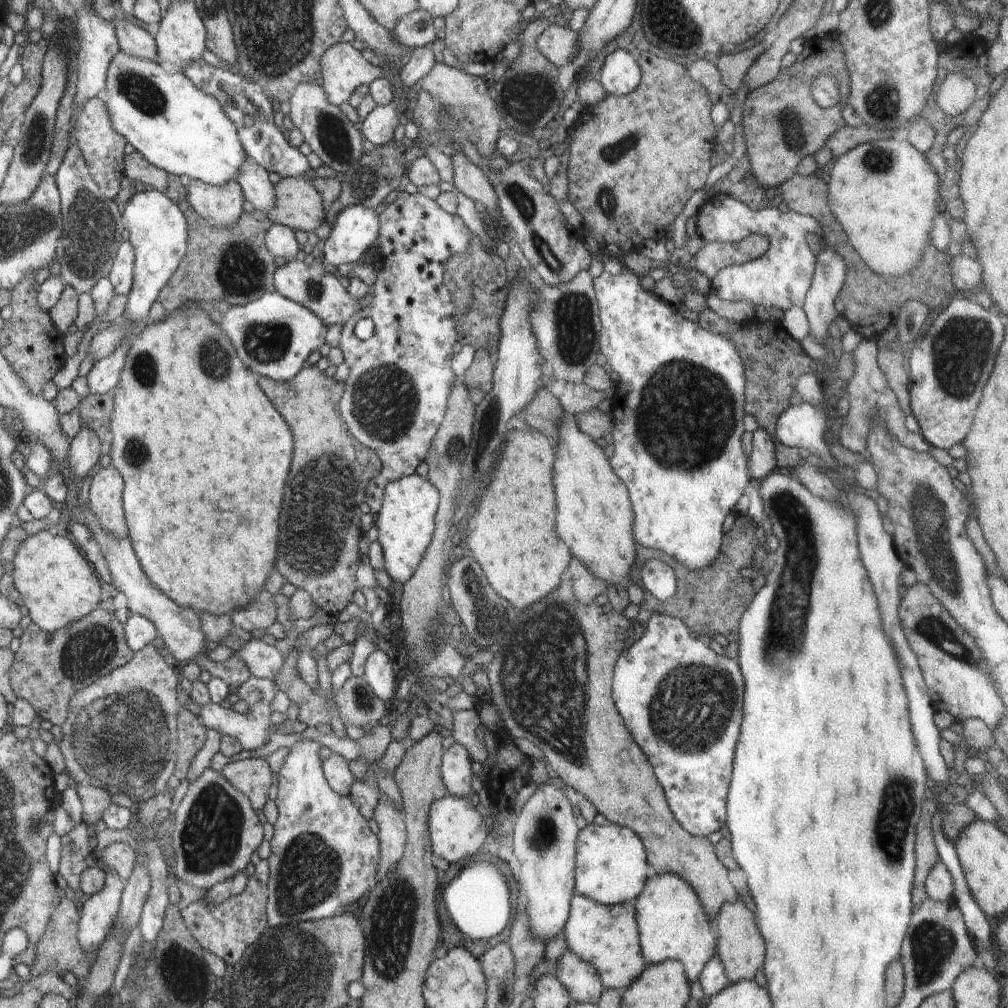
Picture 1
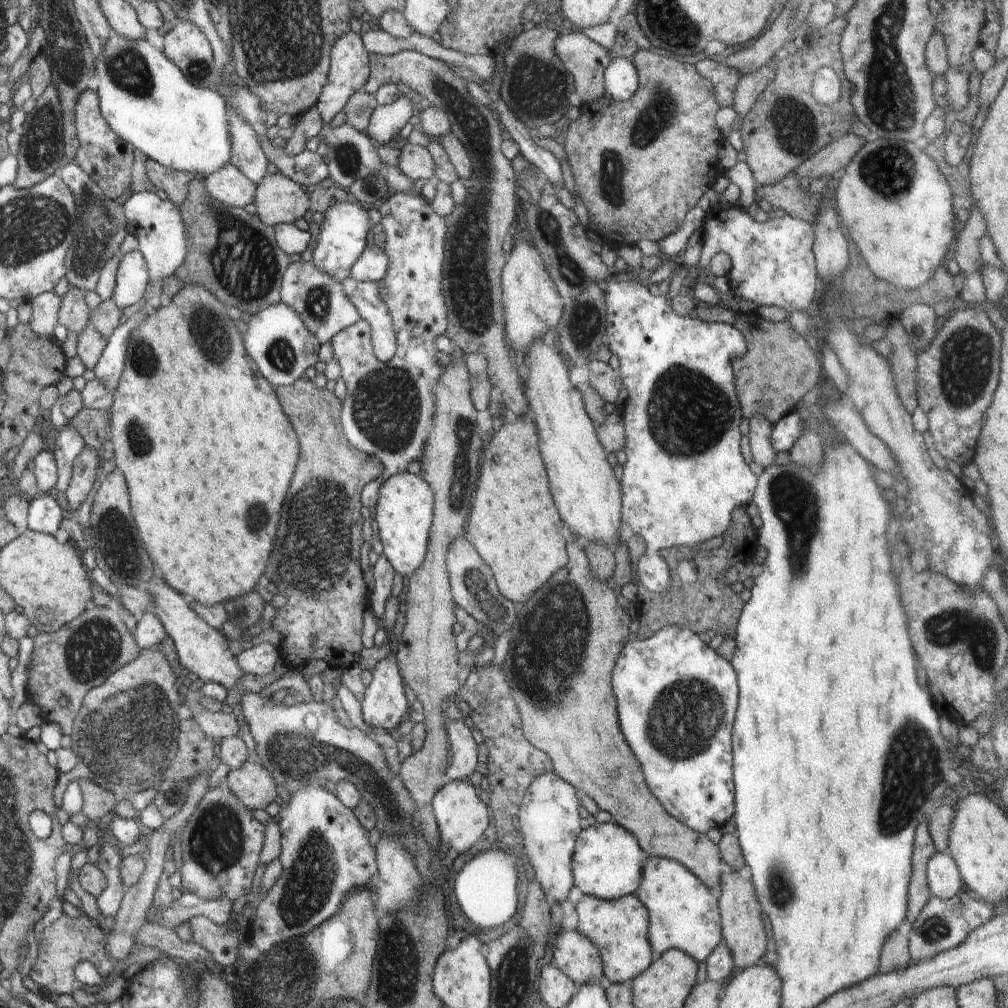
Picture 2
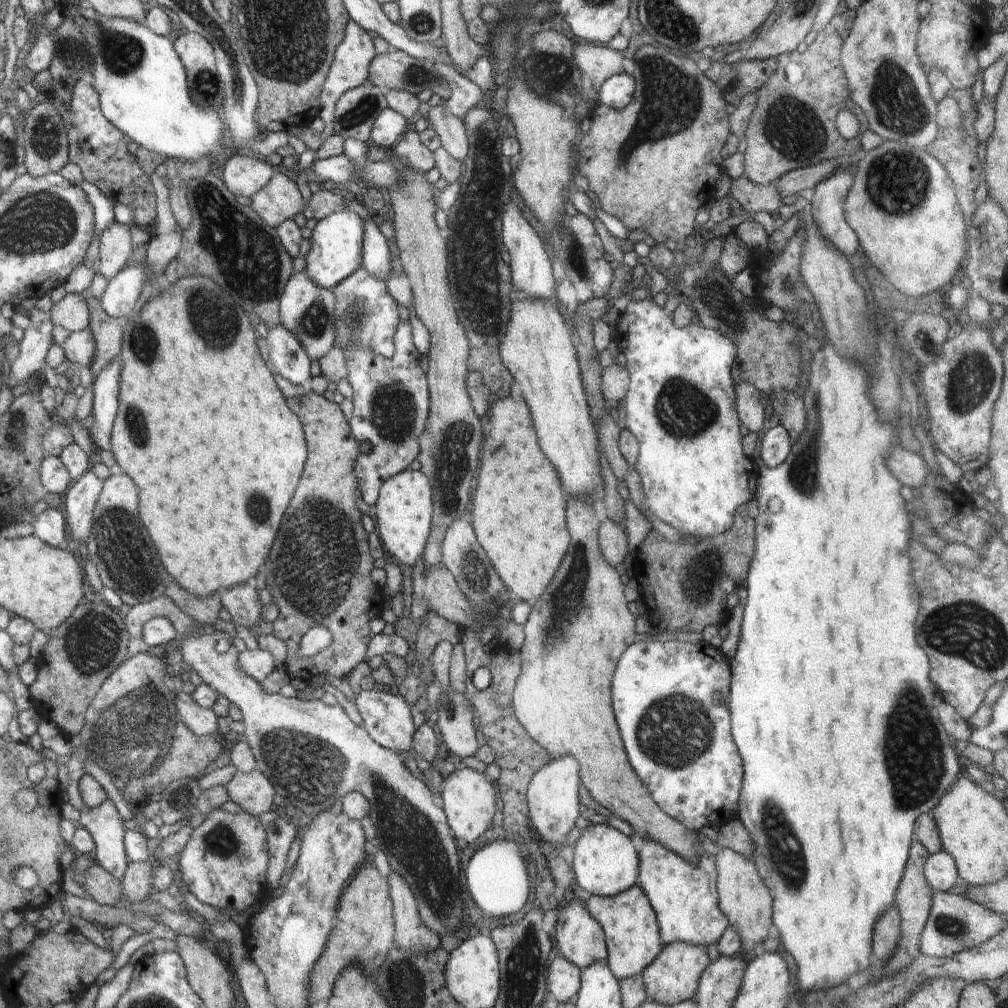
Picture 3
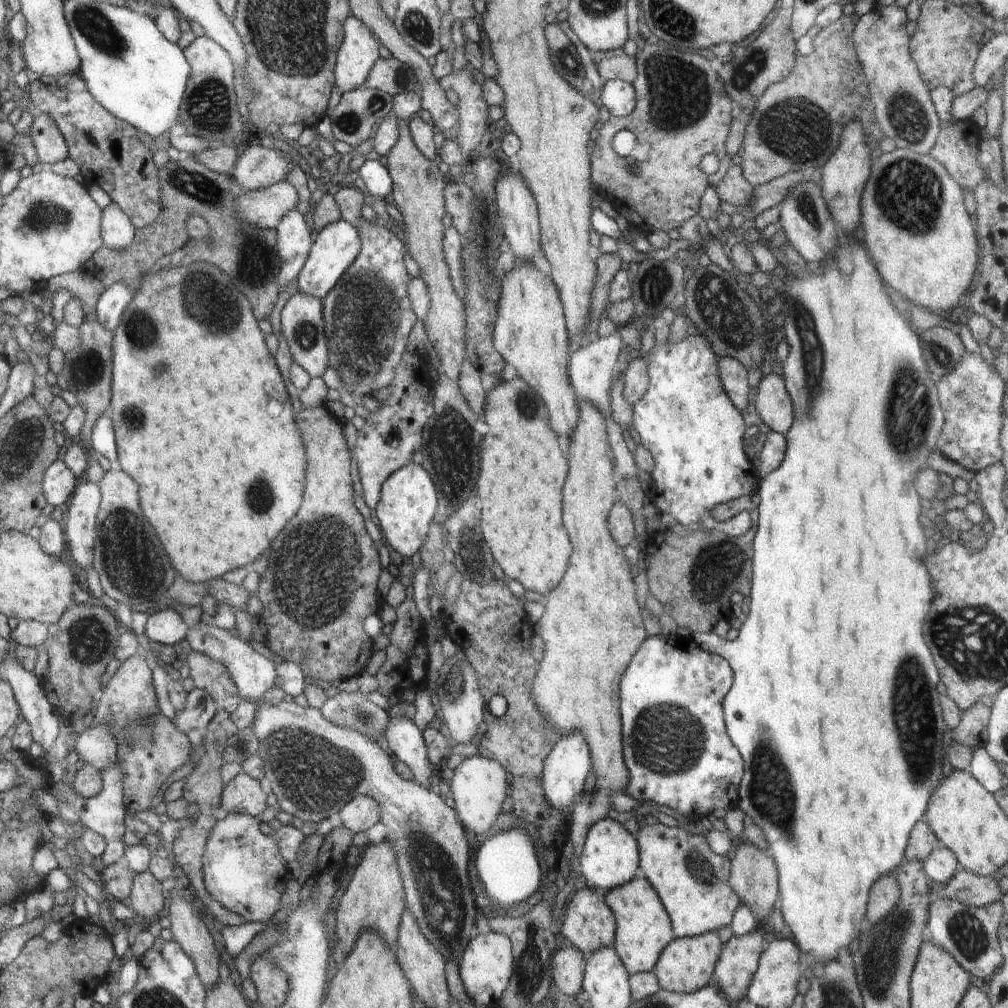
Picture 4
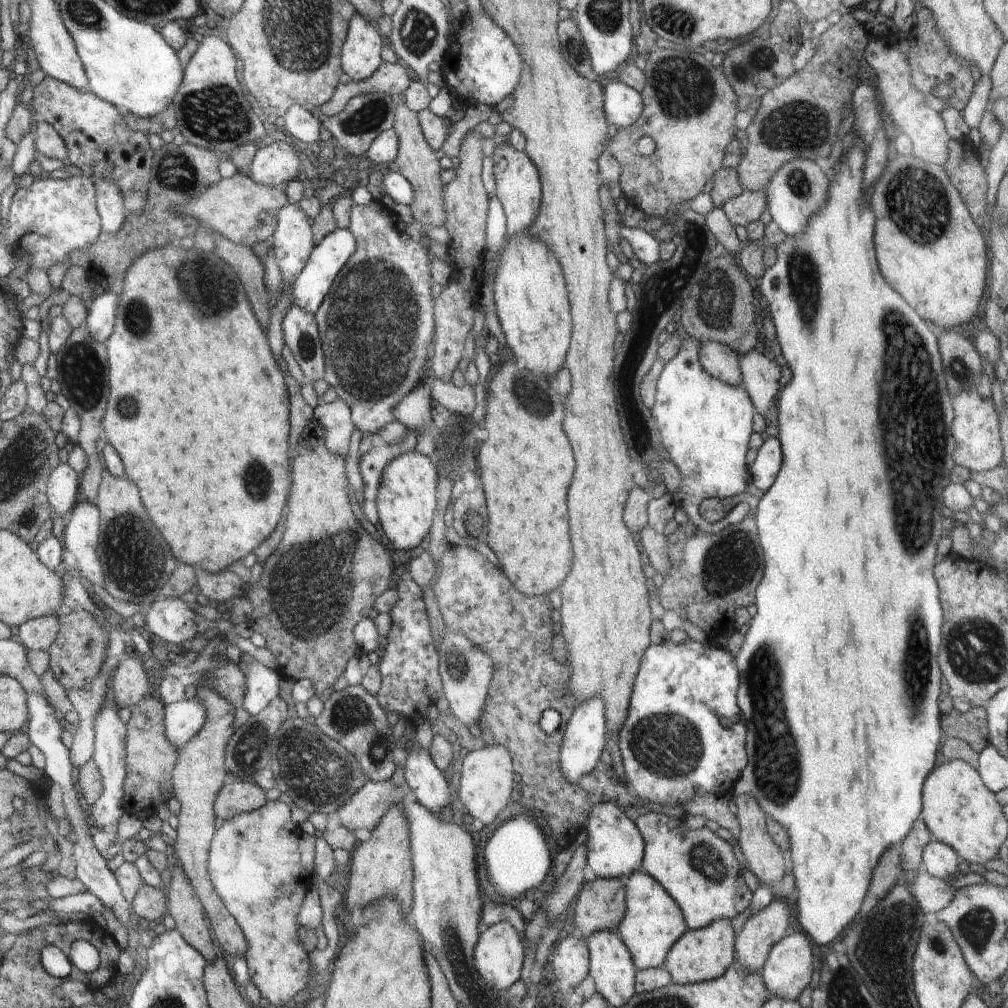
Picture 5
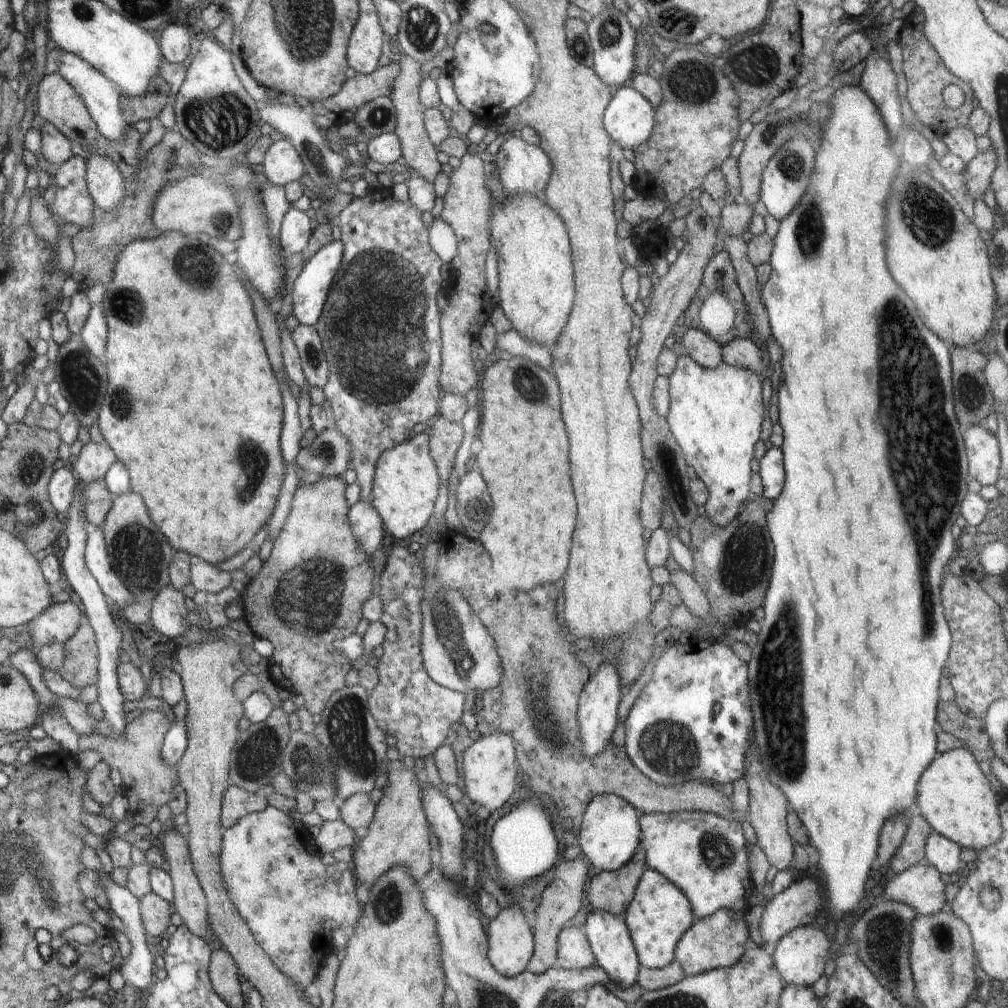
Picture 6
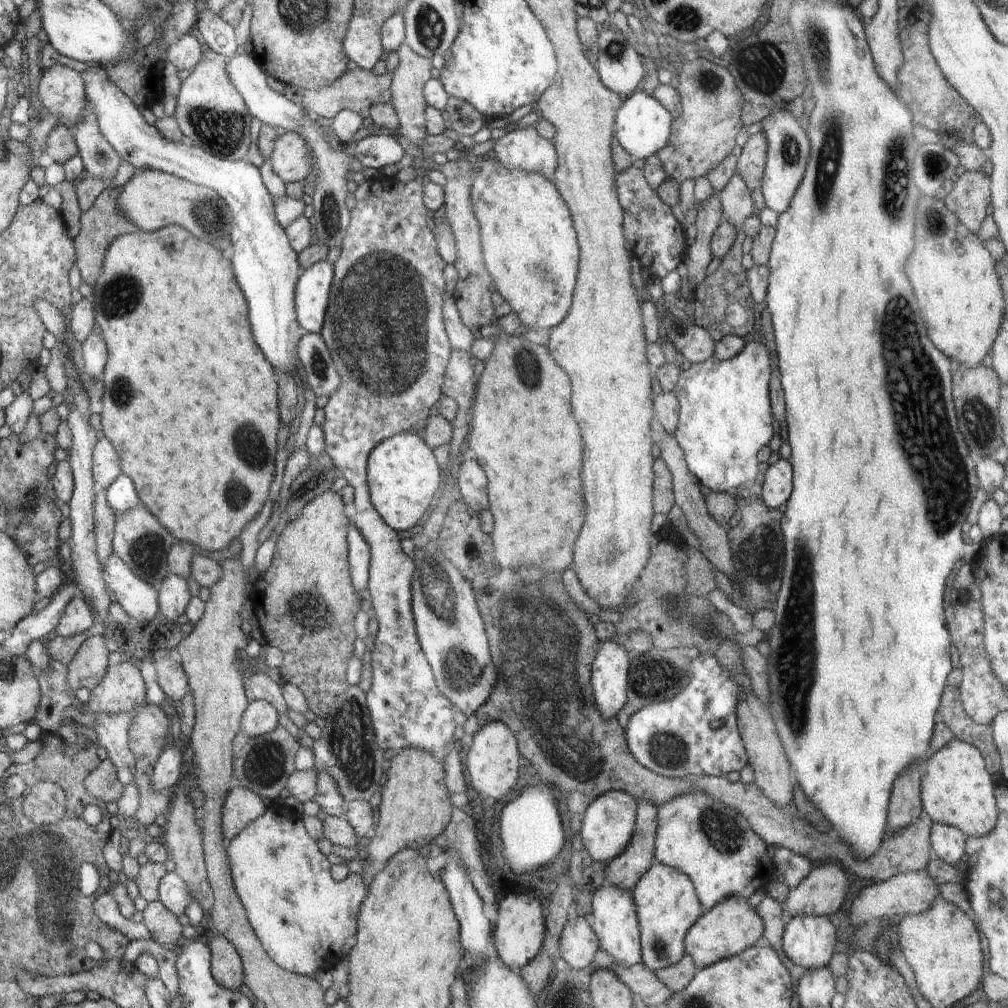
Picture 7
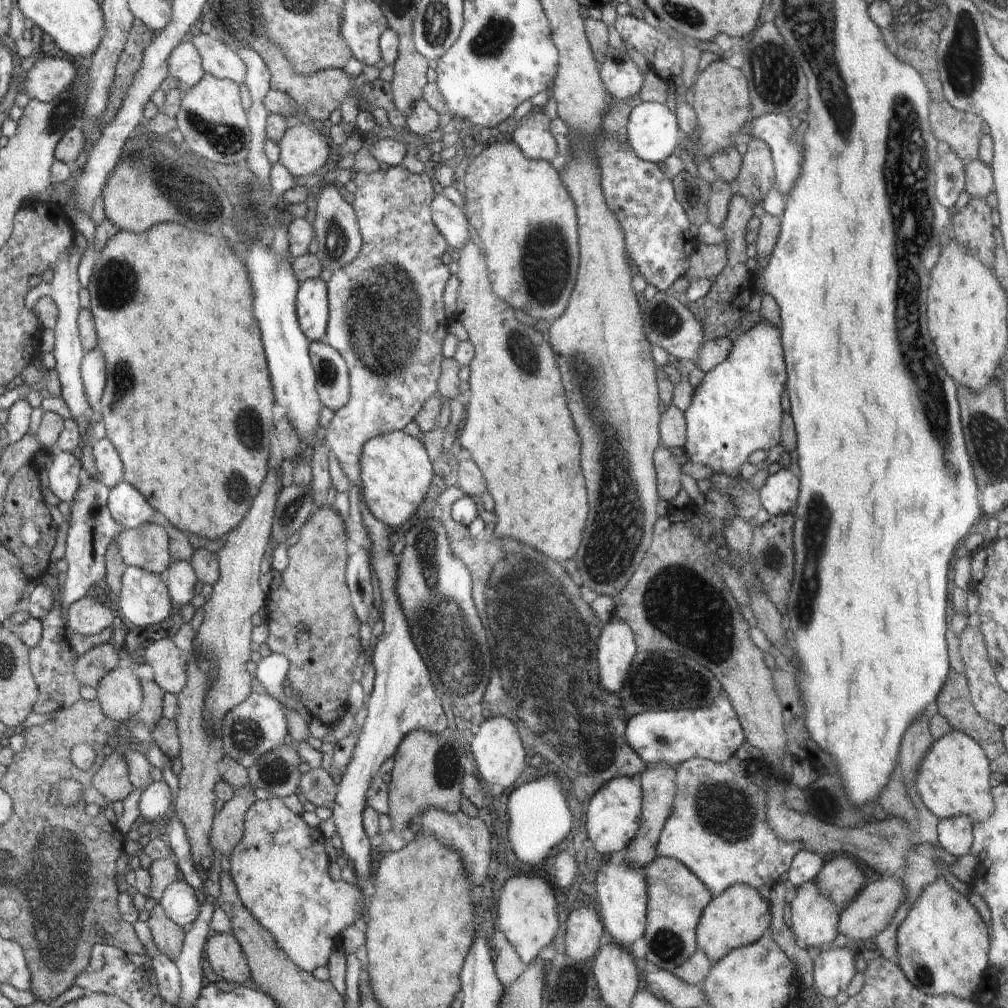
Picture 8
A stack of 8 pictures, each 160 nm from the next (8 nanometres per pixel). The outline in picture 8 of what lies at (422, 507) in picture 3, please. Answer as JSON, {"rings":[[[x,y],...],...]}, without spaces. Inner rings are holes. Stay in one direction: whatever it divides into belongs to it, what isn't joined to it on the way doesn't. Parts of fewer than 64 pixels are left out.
{"rings":[[[390,431],[364,443],[359,460],[359,484],[365,507],[376,520],[389,527],[406,522],[432,484],[432,462],[420,437],[412,438],[404,431]]]}

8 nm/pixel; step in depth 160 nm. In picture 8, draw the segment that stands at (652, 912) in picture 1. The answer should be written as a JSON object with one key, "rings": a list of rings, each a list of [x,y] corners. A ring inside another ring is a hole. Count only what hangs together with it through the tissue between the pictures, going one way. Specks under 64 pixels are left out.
{"rings":[[[732,755],[721,763],[692,757],[676,768],[677,791],[670,816],[659,836],[657,856],[679,860],[694,872],[714,897],[731,884],[747,884],[755,889],[764,884],[772,886],[784,872],[789,872],[794,855],[804,849],[801,840],[785,841],[775,835],[765,811],[765,786],[754,784],[748,774],[748,765],[748,761],[741,761]]]}

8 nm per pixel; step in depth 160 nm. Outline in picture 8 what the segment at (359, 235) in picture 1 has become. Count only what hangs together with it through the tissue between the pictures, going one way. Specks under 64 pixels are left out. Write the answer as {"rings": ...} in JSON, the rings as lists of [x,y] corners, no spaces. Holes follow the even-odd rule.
{"rings":[[[319,278],[305,280],[299,285],[295,299],[299,327],[311,341],[324,341],[328,324],[326,283]]]}

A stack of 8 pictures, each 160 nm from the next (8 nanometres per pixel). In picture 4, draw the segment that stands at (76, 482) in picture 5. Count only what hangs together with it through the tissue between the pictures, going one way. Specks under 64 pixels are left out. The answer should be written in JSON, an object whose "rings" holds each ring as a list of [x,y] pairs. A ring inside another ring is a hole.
{"rings":[[[56,461],[48,468],[42,483],[43,492],[47,495],[51,508],[62,506],[77,488],[75,473],[68,468],[67,464],[64,464],[64,461]]]}

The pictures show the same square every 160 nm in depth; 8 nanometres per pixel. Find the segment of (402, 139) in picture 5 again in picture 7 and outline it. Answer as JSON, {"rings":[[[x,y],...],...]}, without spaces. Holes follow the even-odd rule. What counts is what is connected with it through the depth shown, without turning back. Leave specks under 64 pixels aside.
{"rings":[[[405,42],[396,50],[398,66],[393,72],[391,80],[391,104],[399,118],[397,134],[411,140],[419,147],[419,142],[426,136],[426,108],[427,101],[424,96],[424,86],[430,81],[432,62],[429,58],[417,55]]]}

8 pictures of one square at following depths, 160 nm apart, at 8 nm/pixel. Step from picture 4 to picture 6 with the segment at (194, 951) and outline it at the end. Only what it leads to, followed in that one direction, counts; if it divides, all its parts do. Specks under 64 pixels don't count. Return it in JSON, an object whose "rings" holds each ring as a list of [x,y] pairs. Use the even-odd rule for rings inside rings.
{"rings":[[[177,828],[166,833],[163,841],[163,854],[170,864],[169,875],[173,882],[172,911],[180,914],[183,923],[190,929],[191,933],[204,939],[204,936],[208,934],[209,910],[206,910],[205,892],[202,892],[202,884],[193,868],[191,853],[189,852],[189,840],[185,835],[178,833]]]}

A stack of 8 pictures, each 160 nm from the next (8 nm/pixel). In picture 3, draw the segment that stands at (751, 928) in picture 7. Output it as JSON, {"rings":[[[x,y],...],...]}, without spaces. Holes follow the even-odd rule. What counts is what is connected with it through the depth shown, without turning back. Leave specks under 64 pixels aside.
{"rings":[[[676,941],[663,945],[658,956],[643,970],[647,998],[657,1003],[678,1004],[695,998],[703,970],[710,964],[707,946]]]}

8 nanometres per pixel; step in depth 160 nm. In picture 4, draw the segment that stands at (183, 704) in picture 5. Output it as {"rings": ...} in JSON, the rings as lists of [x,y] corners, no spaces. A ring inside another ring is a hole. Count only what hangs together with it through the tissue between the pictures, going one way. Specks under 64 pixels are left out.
{"rings":[[[195,688],[187,693],[183,709],[175,712],[173,723],[184,735],[192,730],[207,730],[207,724],[214,718],[217,706],[214,699],[204,690]]]}

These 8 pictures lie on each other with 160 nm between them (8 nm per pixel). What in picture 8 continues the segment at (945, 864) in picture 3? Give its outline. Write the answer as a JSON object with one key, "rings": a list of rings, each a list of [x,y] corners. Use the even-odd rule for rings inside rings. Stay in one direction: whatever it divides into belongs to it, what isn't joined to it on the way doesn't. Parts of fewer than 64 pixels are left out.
{"rings":[[[966,815],[940,819],[937,835],[939,845],[958,858],[968,854],[973,845],[973,822]]]}

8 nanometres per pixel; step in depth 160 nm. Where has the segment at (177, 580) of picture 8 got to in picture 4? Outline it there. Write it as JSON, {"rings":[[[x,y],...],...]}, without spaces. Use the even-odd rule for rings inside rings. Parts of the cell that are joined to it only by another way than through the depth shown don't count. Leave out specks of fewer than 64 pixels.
{"rings":[[[172,607],[159,610],[147,618],[145,633],[150,640],[160,644],[176,644],[187,635],[190,626]]]}

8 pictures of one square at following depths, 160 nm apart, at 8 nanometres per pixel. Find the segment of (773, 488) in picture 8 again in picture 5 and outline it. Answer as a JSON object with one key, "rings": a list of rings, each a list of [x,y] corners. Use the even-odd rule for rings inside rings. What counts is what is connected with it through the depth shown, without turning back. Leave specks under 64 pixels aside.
{"rings":[[[773,437],[764,440],[754,464],[749,467],[750,482],[756,493],[763,494],[771,487],[781,469],[782,459],[780,441]]]}

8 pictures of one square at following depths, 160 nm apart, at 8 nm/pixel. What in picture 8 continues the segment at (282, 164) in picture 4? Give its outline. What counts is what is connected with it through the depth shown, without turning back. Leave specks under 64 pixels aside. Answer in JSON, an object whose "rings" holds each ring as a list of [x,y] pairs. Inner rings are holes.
{"rings":[[[299,122],[280,140],[279,162],[292,176],[304,177],[324,167],[331,153],[330,145],[324,140],[322,128]]]}

